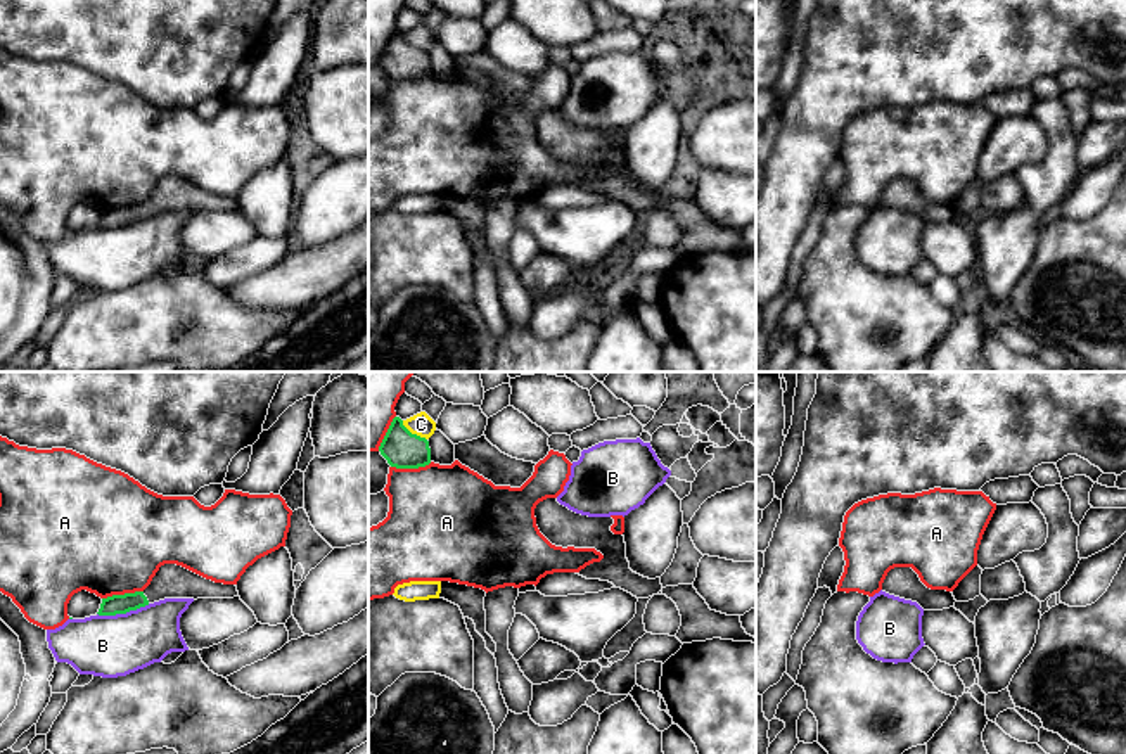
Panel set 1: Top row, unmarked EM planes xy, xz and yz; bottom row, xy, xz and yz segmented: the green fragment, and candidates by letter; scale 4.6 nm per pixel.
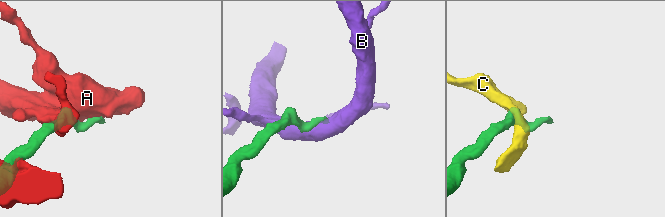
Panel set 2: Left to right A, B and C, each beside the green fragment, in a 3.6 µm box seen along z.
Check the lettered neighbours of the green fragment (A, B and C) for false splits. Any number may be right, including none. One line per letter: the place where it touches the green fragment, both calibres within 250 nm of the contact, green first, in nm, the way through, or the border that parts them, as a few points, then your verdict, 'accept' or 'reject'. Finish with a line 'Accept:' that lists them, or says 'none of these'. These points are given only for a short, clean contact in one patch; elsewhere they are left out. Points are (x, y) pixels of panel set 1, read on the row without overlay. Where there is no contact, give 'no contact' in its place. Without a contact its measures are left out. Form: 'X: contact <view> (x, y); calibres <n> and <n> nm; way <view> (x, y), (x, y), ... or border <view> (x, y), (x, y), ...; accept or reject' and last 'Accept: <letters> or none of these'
A: contact xy (121, 208); calibres 100 and 480 nm; reject
B: contact xy (123, 225); calibres 100 and 280 nm; reject
C: contact xz (414, 47); calibres 180 and 110 nm; border xz (402, 33), (412, 45), (426, 52); reject
Accept: none of these

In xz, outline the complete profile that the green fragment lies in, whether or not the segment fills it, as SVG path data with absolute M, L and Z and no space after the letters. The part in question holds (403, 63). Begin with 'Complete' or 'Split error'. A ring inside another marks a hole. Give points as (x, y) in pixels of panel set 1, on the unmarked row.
Complete. M400 29L393 31L379 64L396 81L419 81L431 76L429 54L412 47Z

